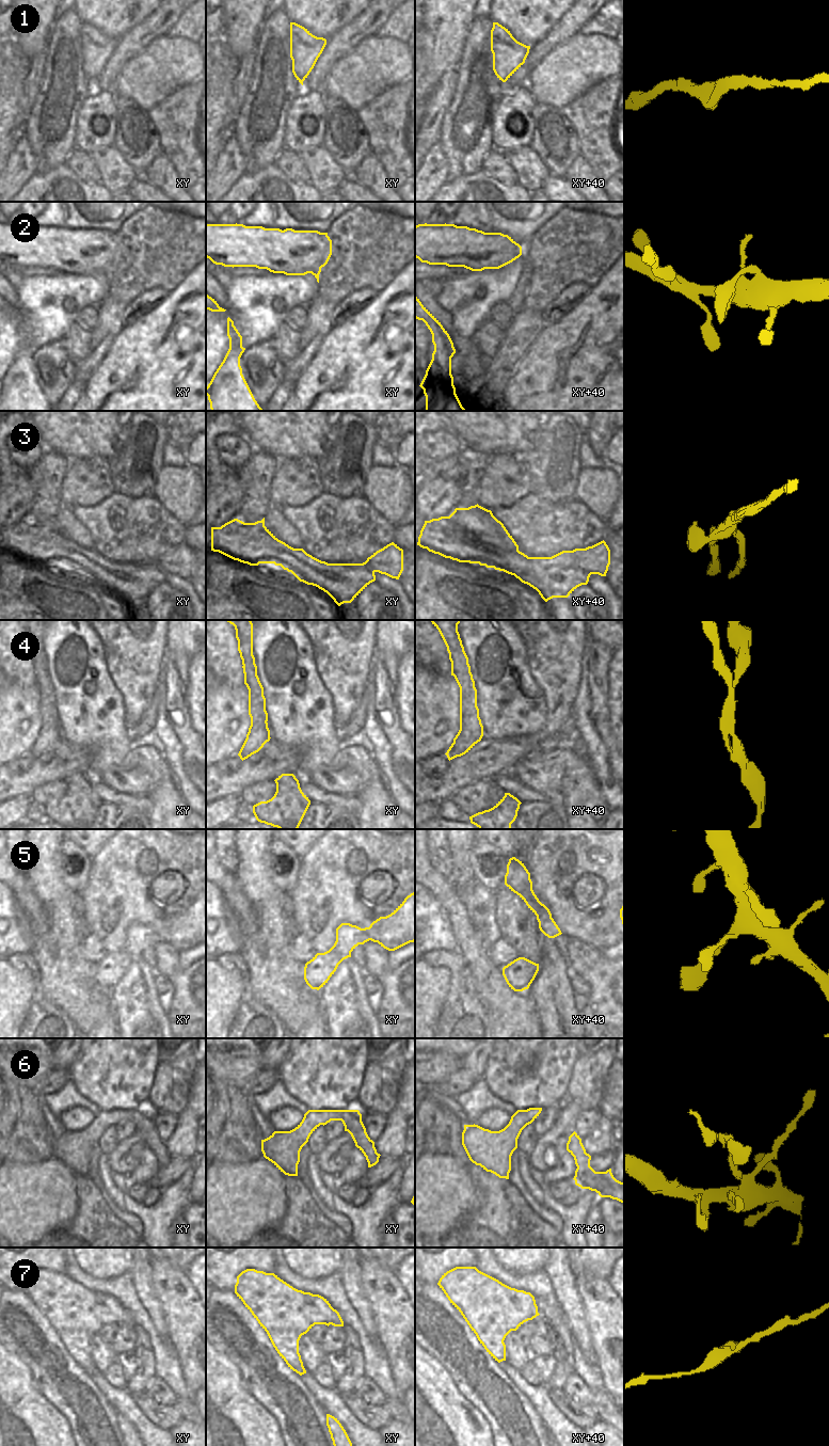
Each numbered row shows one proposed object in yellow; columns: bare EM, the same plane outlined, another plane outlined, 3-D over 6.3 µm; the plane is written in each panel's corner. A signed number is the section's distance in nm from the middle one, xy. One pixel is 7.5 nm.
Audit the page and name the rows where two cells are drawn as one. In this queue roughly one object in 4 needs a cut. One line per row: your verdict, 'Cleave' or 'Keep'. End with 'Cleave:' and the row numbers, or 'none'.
1: Keep
2: Keep
3: Cleave
4: Cleave
5: Keep
6: Cleave
7: Keep
Cleave: 3, 4, 6.

